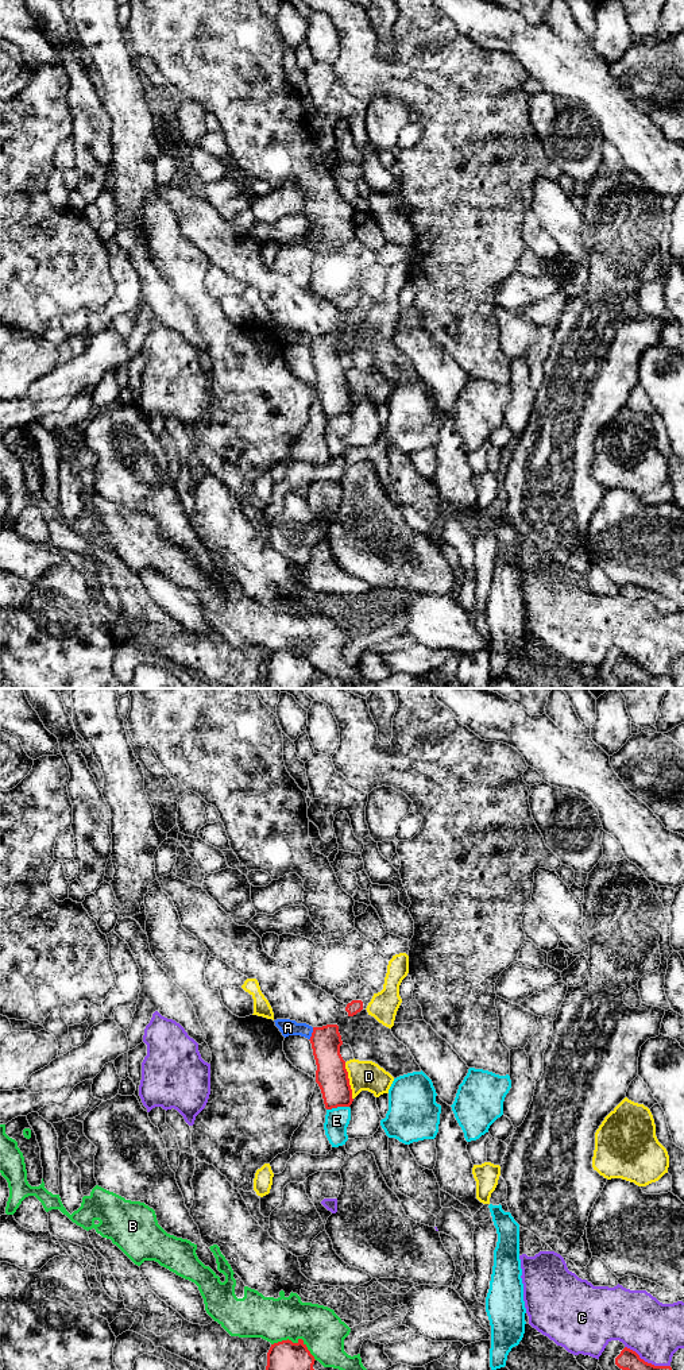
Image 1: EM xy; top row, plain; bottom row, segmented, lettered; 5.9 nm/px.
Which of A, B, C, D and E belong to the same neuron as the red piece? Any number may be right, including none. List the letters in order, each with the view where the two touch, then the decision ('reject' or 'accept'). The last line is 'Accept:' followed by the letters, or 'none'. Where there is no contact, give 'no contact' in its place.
A: xy | reject
B: xy | reject
C: xy | reject
D: xy | reject
E: xy | reject
Accept: none

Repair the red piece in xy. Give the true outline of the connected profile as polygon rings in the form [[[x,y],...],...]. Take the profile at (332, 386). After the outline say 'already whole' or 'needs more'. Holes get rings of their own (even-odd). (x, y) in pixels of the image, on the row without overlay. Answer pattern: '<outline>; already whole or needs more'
[[[337,333],[313,336],[310,346],[316,368],[316,391],[326,418],[349,416],[353,410],[345,370],[340,363],[343,354]]]; already whole

